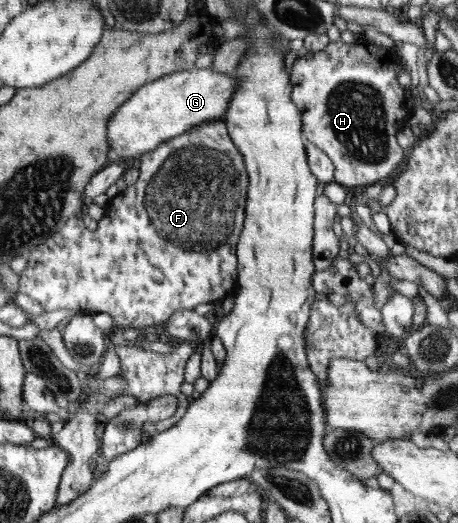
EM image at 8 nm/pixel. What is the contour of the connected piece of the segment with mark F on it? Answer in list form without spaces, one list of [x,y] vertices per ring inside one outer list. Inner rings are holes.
[[[222,119],[197,124],[182,135],[166,140],[153,151],[140,156],[139,177],[135,184],[127,186],[123,192],[110,199],[105,208],[105,216],[98,222],[97,229],[90,232],[81,218],[72,217],[67,220],[65,227],[59,234],[51,235],[40,247],[36,247],[28,256],[27,267],[19,274],[19,288],[17,292],[27,294],[29,298],[39,302],[45,312],[55,312],[61,308],[77,310],[78,314],[95,314],[106,312],[115,321],[115,328],[133,327],[137,330],[152,331],[155,326],[165,323],[176,310],[191,310],[197,304],[222,301],[234,294],[237,289],[236,276],[238,259],[236,247],[245,219],[247,203],[248,174],[245,168],[243,155],[228,135],[226,124]]]

